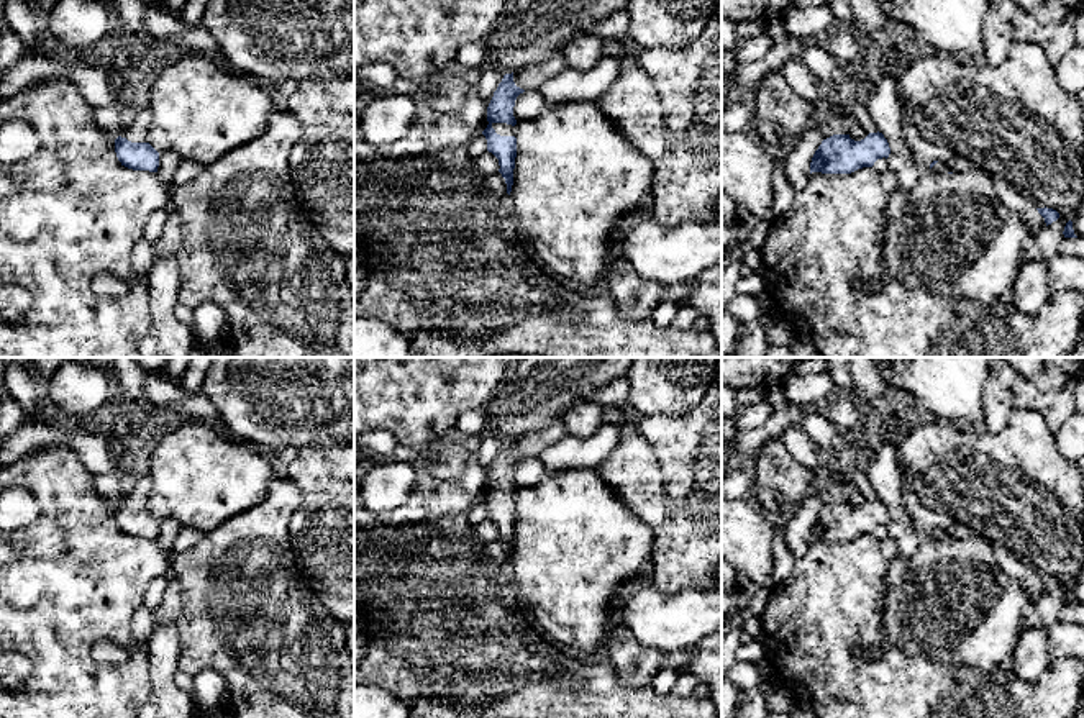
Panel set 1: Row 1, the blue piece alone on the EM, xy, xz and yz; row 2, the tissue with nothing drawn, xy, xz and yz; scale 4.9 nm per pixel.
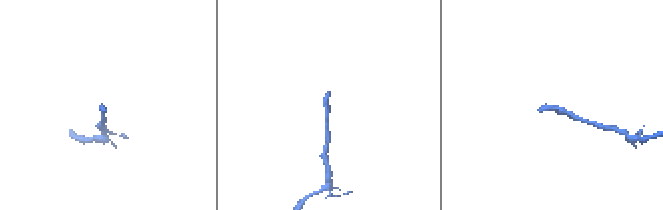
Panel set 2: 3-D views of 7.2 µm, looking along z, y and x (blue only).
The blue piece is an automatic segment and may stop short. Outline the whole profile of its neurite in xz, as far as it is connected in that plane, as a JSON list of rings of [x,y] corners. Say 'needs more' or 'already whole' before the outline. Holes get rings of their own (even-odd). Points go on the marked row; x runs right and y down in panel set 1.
needs more; [[[513,72],[505,74],[487,107],[487,128],[482,134],[487,139],[487,151],[499,159],[499,172],[505,179],[507,193],[513,185],[513,169],[517,157],[517,138],[513,116],[515,100],[525,90],[513,82]]]

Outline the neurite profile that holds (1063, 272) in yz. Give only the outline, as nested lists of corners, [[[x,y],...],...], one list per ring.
[[[1058,254],[1046,261],[1046,282],[1051,295],[1084,292],[1084,257]]]

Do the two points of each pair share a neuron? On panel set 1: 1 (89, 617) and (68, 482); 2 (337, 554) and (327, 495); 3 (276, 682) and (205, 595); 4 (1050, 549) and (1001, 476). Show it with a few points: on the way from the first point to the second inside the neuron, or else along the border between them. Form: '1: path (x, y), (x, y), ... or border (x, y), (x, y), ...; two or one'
1: path (81, 584), (72, 515); one
2: path (337, 540), (337, 510); one
3: path (258, 661), (248, 651), (248, 645), (220, 617); one
4: path (1050, 531), (1047, 522), (1019, 494); one

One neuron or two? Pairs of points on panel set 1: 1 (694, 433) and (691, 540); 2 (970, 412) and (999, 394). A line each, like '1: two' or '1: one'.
1: one
2: two

